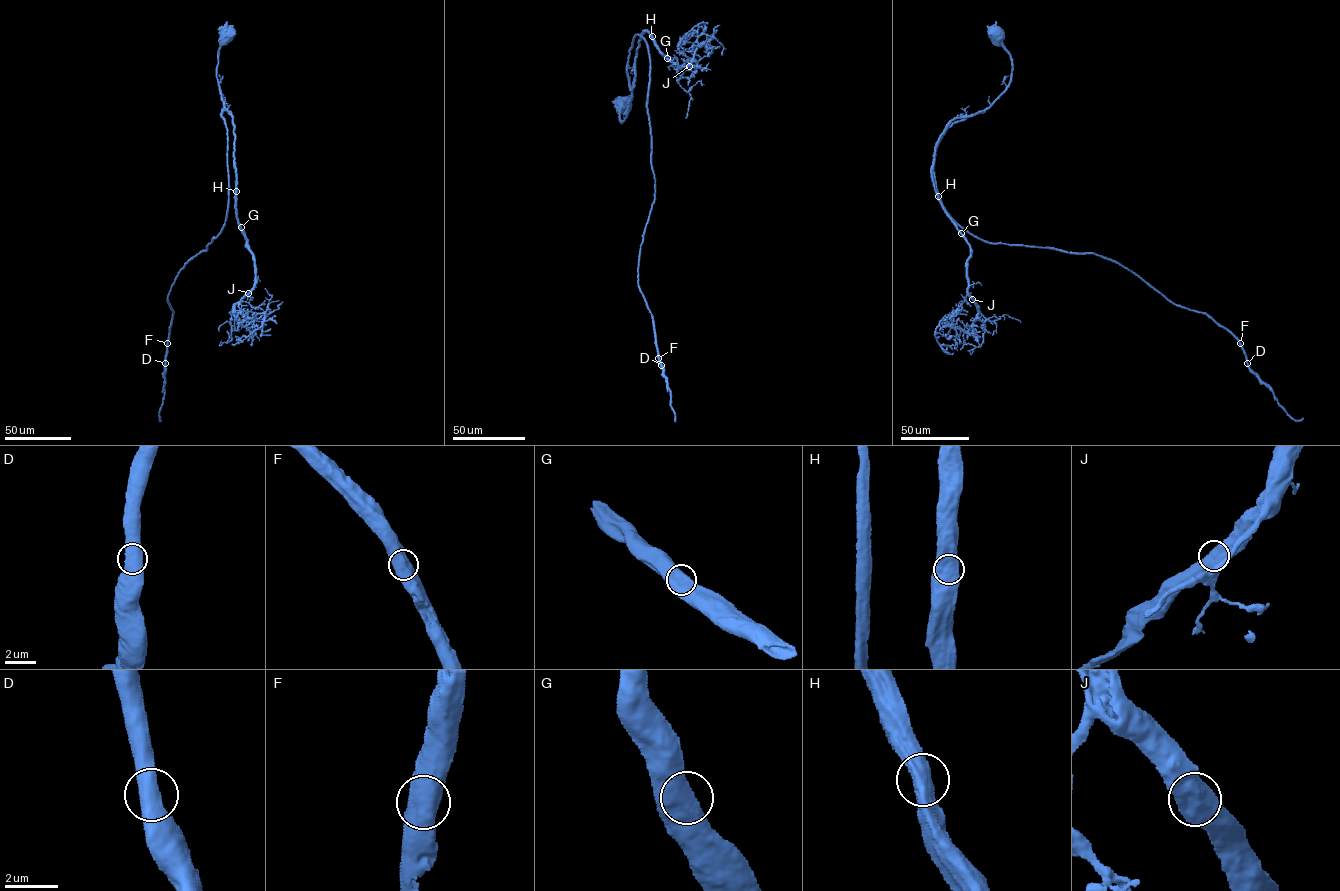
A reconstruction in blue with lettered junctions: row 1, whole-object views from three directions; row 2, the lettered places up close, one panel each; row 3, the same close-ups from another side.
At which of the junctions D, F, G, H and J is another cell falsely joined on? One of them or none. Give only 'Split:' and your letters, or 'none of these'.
Split: none of these

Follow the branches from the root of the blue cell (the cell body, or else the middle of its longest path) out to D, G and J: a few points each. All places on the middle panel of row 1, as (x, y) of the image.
D: (622, 104), (622, 122), (631, 91), (628, 56), (638, 34), (650, 69), (655, 184), (638, 280), (661, 365)
G: (622, 104), (618, 108), (622, 122), (631, 98), (635, 57), (645, 31), (649, 32), (667, 58)
J: (622, 104), (622, 122), (645, 31), (670, 59), (679, 65), (694, 61), (689, 66)

